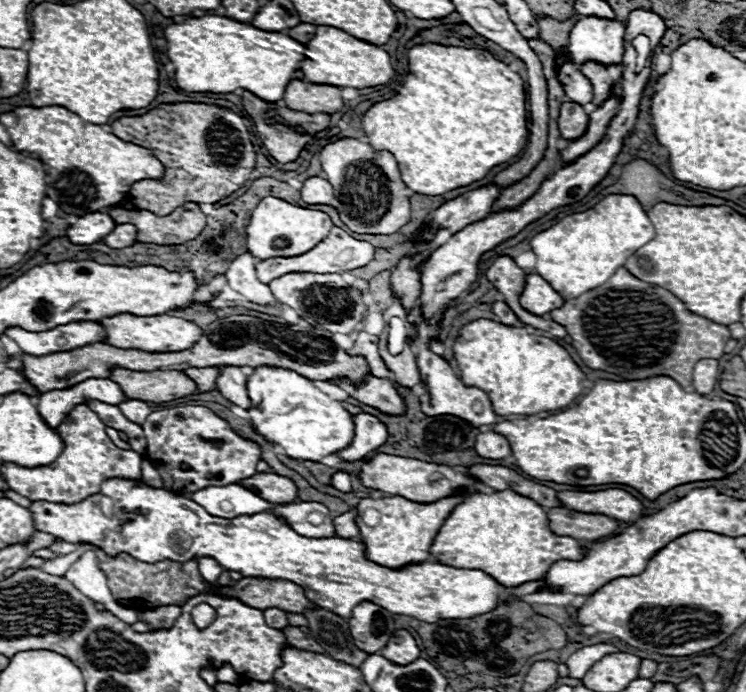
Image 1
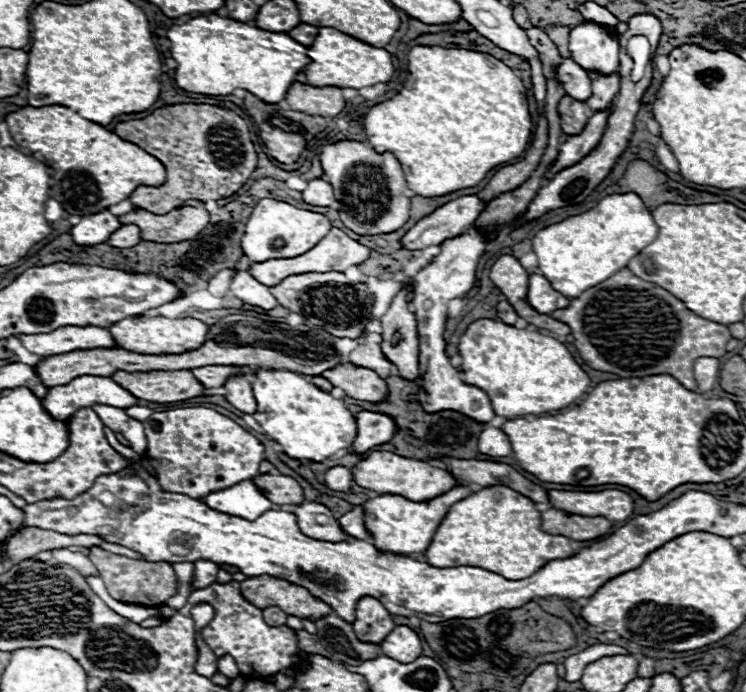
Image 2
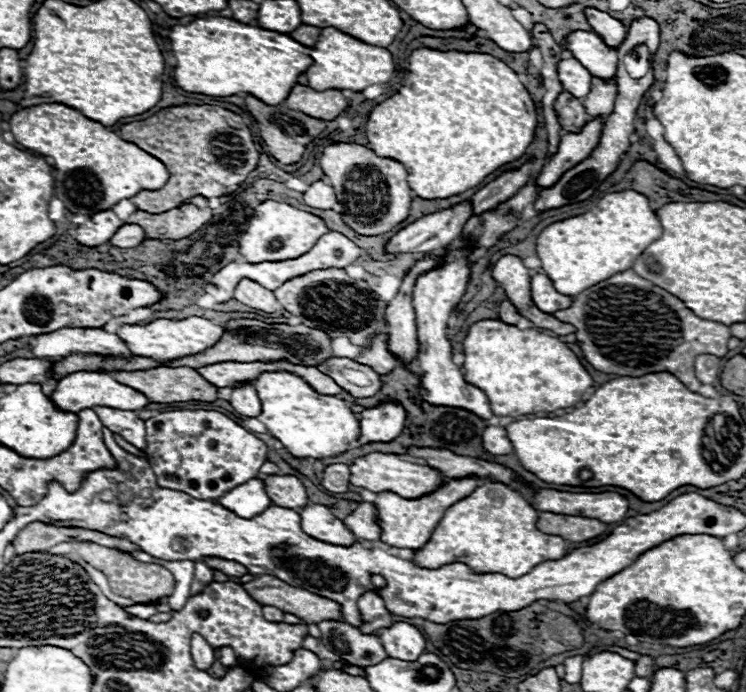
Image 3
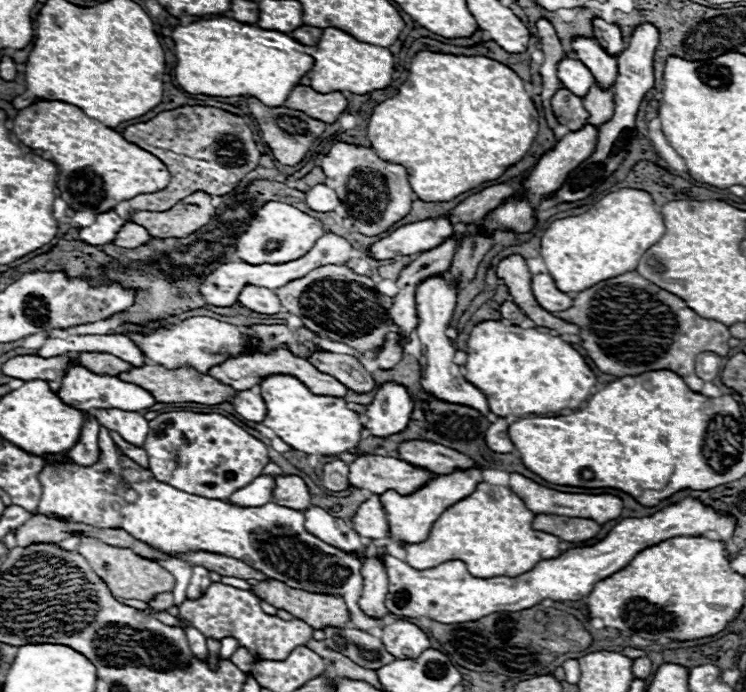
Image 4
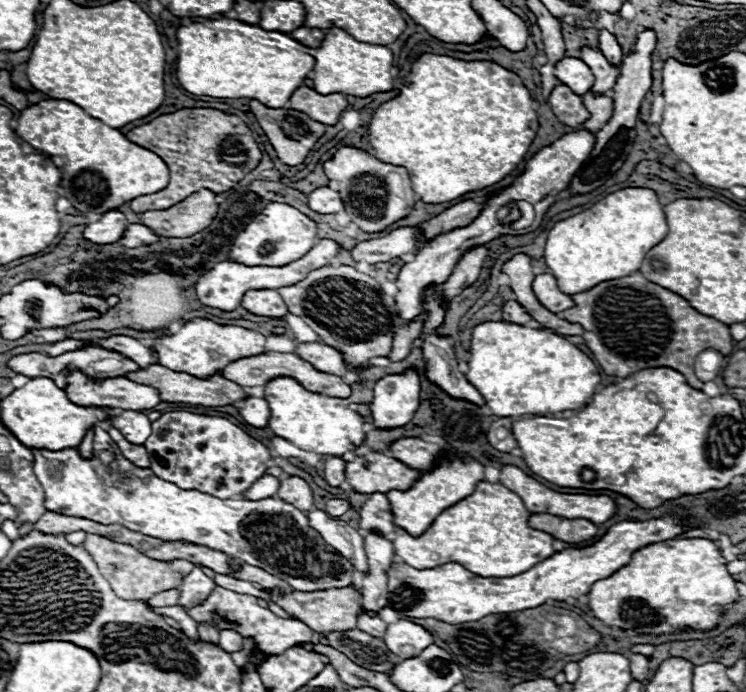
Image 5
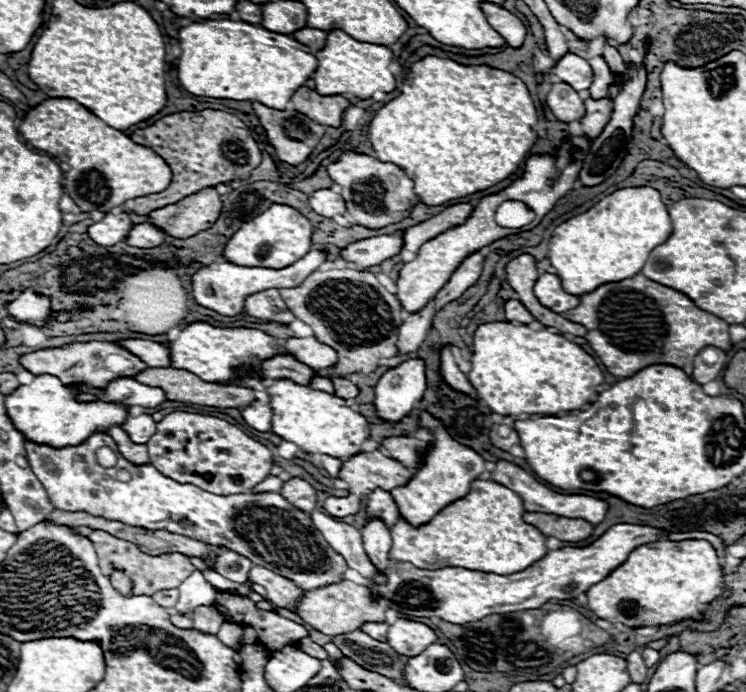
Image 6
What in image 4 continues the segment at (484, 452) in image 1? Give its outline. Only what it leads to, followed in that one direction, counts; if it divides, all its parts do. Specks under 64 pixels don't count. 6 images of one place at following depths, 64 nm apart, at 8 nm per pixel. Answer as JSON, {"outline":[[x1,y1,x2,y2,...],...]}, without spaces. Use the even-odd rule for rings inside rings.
{"outline":[[498,418,498,422,494,422,488,430,486,430,486,446,492,450,492,452,498,452,498,454,508,454,514,450,514,444,512,440,508,438,508,424,504,422,504,418]]}

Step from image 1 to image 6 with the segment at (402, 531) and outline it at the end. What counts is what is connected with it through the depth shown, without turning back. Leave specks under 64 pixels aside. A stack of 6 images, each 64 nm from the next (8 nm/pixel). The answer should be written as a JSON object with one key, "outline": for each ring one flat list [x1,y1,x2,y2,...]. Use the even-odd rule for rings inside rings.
{"outline":[[422,414,420,426,432,430,432,434,436,436,436,442,426,452,424,464,422,464,422,468,418,468,414,472,414,478,406,486,394,488,390,492,392,498,396,500,400,518,404,518,414,528,420,528,422,524,430,522,436,516,436,512,440,512,444,506,452,504,454,500,464,498,470,492,470,484,476,478,480,478,480,474,486,470,484,458,480,454,476,454,472,448,462,448,462,444,454,442,452,436,446,432,446,428,442,428,440,420,432,418,430,414]]}

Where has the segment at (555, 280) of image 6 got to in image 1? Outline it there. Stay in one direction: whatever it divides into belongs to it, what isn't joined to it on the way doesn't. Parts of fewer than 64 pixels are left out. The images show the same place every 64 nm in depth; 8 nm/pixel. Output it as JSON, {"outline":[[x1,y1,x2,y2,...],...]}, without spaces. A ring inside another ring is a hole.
{"outline":[[538,274,526,276,526,284,520,294,522,308,526,308,528,312,534,312,536,316,544,316,544,314,560,308,562,302,564,302,564,298,558,296,558,292,554,292,554,288,550,288,550,284,546,284,546,280,542,280,542,276,538,276]]}

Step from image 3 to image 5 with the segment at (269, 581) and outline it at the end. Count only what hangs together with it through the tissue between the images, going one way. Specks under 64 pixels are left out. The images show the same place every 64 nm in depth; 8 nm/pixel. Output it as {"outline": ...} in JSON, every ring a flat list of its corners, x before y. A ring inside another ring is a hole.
{"outline":[[278,588,272,592,266,592,270,596,270,600,274,604,278,604,280,608,284,608,290,616,302,620,304,624,310,624,310,628,314,628,314,632,332,632,332,630,346,630,346,628,354,628,356,626,356,614,358,610,362,610,360,606,360,592,352,590,352,588,334,588,334,590,326,590,326,592,290,592,290,594,282,594]]}

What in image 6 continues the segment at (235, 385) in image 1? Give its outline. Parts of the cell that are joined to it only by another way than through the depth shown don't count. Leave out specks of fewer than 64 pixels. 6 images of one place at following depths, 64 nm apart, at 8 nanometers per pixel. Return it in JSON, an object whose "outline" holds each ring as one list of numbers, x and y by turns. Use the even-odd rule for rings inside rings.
{"outline":[[254,400,250,406,240,408,240,412,242,412,242,418,246,420,246,424,248,424,250,428,260,430,260,432,270,432,272,410,270,410,266,404]]}

